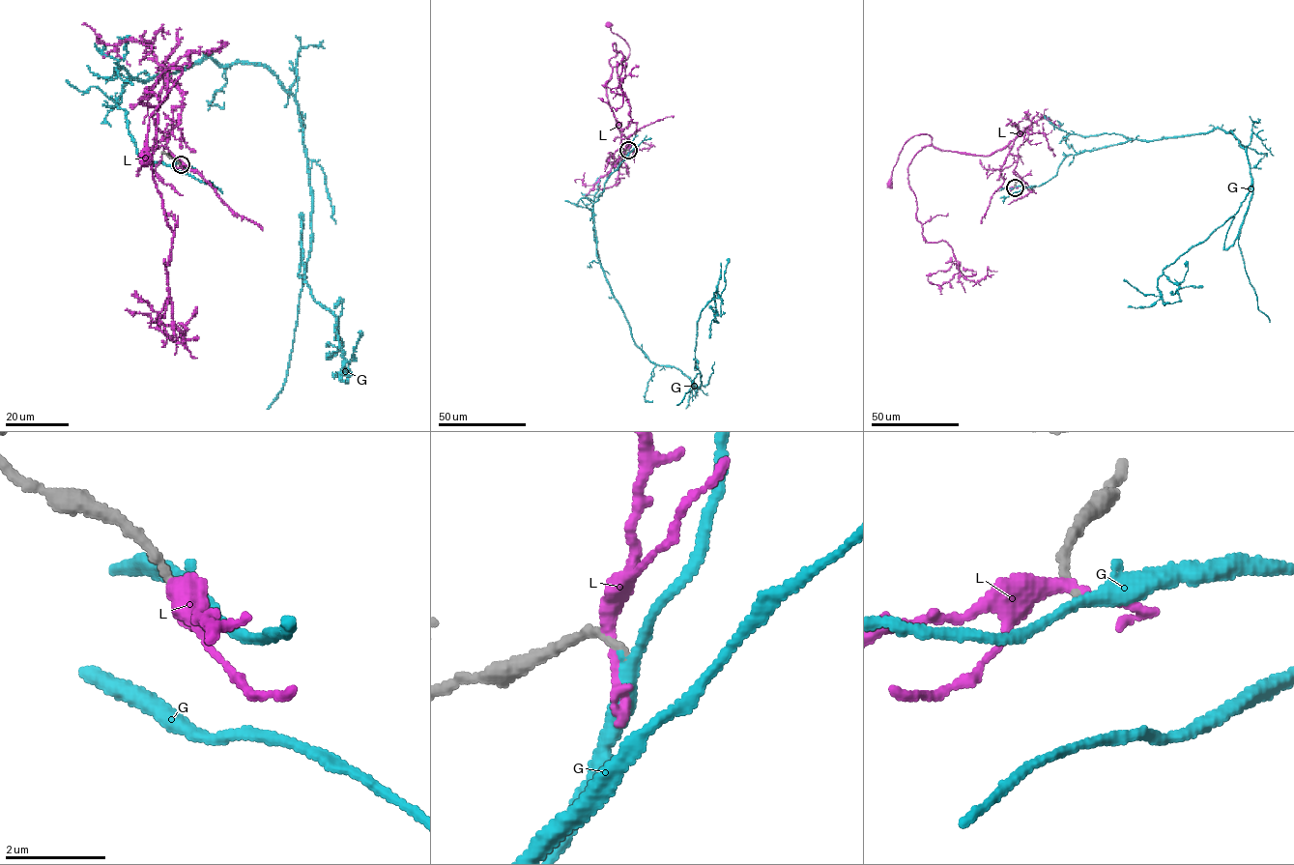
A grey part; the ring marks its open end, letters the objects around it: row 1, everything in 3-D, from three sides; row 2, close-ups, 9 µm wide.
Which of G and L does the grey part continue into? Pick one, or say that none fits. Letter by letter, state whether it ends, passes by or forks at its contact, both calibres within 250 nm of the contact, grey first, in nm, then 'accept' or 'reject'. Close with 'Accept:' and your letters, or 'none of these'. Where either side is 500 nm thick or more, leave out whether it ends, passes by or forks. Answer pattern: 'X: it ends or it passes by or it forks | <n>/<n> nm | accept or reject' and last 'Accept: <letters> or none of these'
G: it passes by | 150/280 nm | accept
L: it passes by | 170/240 nm | reject
Accept: G

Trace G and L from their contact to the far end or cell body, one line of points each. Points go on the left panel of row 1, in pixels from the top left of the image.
G: (180, 164), (137, 152), (122, 87), (266, 66), (306, 157), (299, 273), (301, 216), (346, 360), (361, 331)
L: (180, 164), (166, 146), (176, 85), (167, 81), (157, 106), (140, 100), (178, 68), (149, 118), (144, 158)

